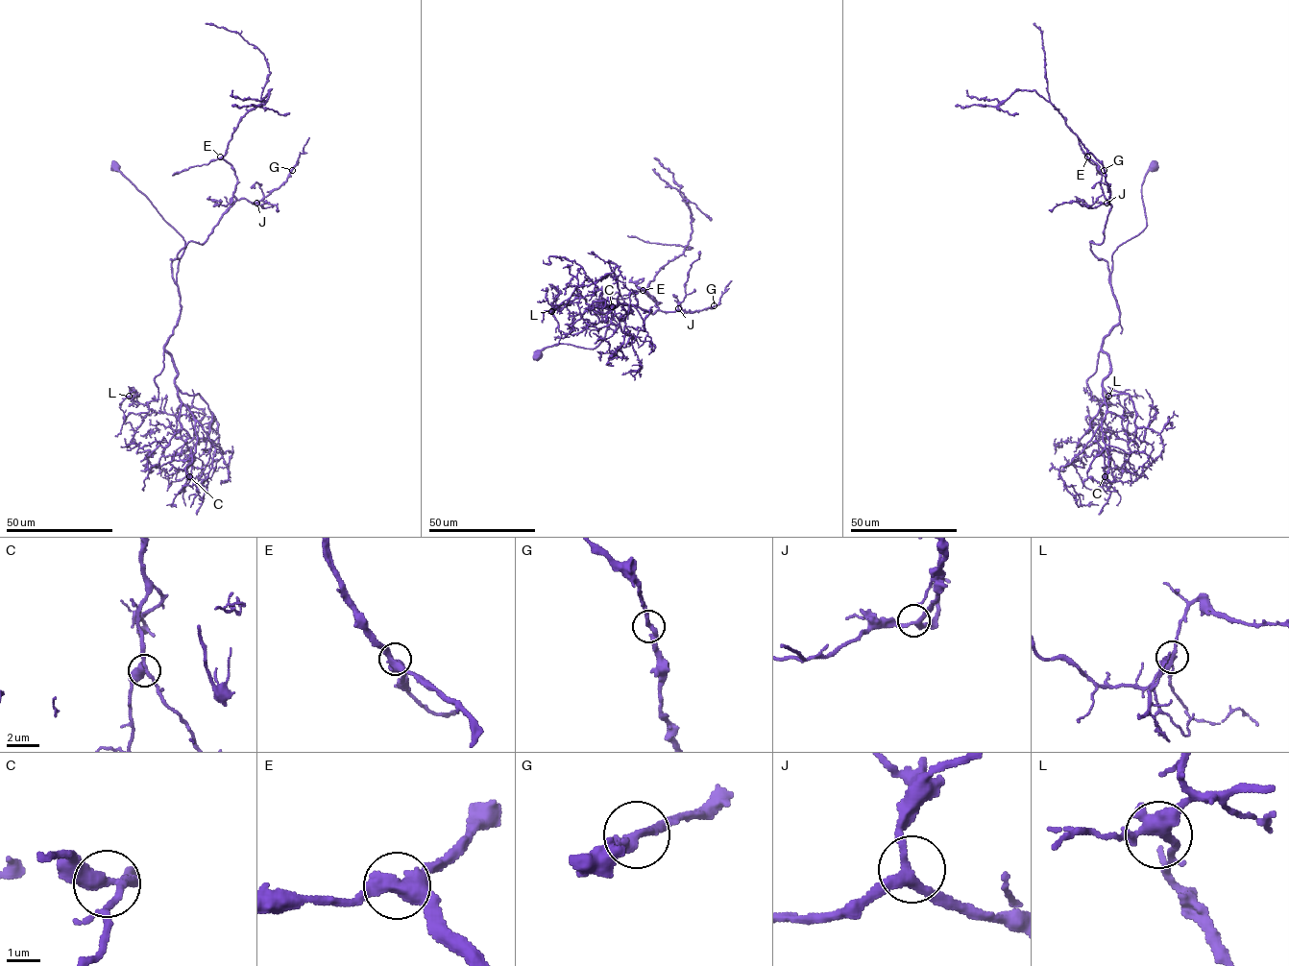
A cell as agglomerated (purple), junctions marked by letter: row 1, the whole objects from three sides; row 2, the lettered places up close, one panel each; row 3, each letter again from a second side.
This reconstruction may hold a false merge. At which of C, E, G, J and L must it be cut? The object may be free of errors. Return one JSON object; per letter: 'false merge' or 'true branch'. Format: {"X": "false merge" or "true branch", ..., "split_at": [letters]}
{"C": "true branch", "E": "true branch", "G": "true branch", "J": "true branch", "L": "true branch", "split_at": []}

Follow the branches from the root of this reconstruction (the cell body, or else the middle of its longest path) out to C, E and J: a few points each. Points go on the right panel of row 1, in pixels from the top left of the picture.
C: (1152, 167), (1141, 188), (1146, 227), (1112, 254), (1119, 322), (1104, 339), (1110, 372), (1090, 422), (1105, 476)
E: (1152, 167), (1141, 188), (1146, 227), (1113, 253), (1109, 281), (1090, 241), (1104, 241), (1111, 206), (1087, 156)
J: (1152, 167), (1141, 188), (1146, 227), (1113, 253), (1110, 281), (1090, 241), (1104, 241), (1106, 203)

